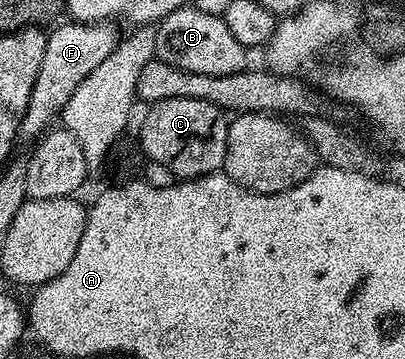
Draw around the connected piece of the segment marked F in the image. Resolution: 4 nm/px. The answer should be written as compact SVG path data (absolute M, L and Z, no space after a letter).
M60 23L55 26L60 28L52 27L47 32L45 58L41 58L41 70L37 70L37 82L33 82L33 94L29 94L29 106L25 106L25 114L21 118L20 141L34 141L42 137L62 117L63 107L69 98L73 98L73 90L77 90L77 86L81 86L81 82L85 82L85 78L93 74L93 70L97 70L97 66L101 66L101 62L105 62L105 58L109 58L119 45L121 33L115 29L118 27L114 23L66 23Z

